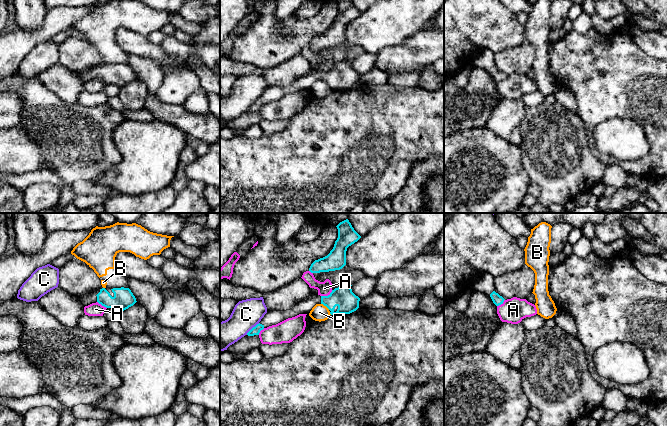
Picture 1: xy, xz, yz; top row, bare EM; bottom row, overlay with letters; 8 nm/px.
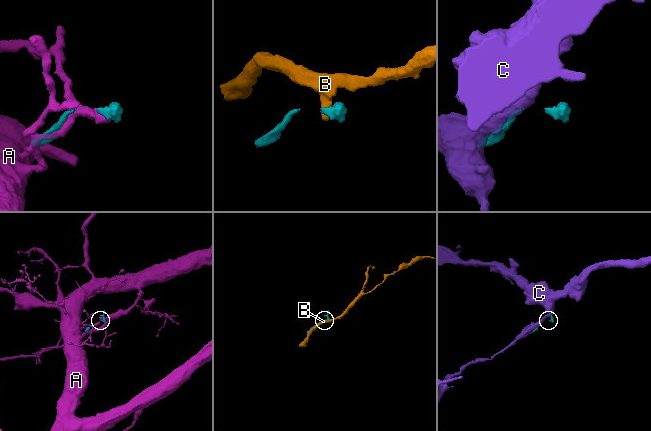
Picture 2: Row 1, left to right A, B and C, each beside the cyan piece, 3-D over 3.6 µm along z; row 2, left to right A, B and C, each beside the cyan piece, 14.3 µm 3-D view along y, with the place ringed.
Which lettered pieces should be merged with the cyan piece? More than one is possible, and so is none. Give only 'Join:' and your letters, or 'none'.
Join: none

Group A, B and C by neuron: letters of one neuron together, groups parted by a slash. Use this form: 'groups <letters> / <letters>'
groups A / B / C

